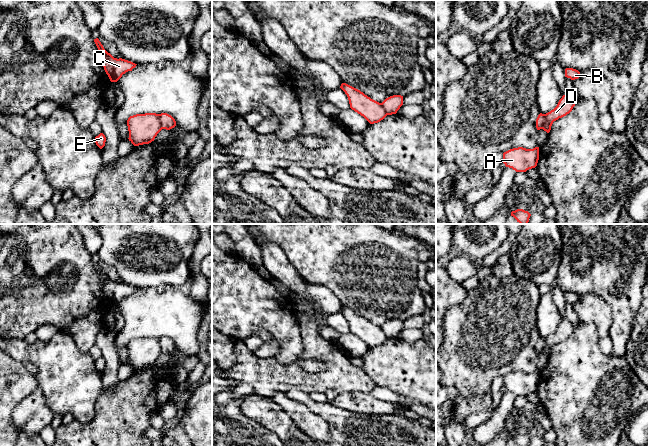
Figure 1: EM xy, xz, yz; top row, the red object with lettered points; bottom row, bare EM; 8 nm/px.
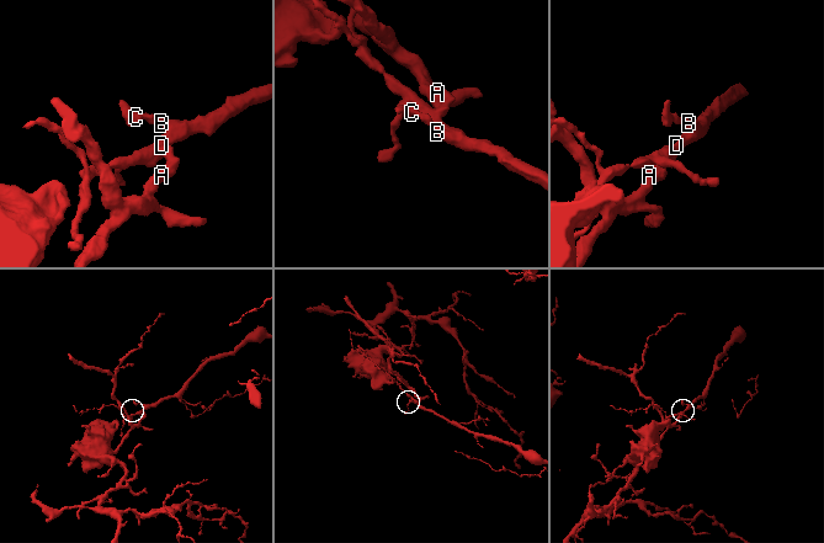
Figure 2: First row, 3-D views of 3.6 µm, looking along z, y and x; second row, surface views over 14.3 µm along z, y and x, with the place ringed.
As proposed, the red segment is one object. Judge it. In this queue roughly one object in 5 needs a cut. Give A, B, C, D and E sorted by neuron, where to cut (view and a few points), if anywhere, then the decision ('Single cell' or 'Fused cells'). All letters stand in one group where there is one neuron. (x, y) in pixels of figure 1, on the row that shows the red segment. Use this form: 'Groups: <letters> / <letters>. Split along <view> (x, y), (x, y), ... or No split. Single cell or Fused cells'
Groups: A / B C D E. Split along xy (159, 114), (159, 122), (162, 128). Fused cells

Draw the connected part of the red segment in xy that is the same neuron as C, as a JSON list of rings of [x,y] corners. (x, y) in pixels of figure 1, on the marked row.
[[[98,38],[94,39],[94,42],[103,56],[103,67],[111,82],[117,82],[123,74],[136,67],[137,64],[131,61],[114,58],[104,49]]]

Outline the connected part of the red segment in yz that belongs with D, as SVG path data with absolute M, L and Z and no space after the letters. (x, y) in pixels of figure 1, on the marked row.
M563 95L557 106L545 114L546 119L542 129L549 133L553 122L569 114L574 106L575 102L567 95Z

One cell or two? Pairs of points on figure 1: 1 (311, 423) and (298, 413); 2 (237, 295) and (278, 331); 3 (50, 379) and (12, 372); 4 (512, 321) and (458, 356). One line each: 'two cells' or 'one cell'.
1: one cell
2: one cell
3: two cells
4: one cell

